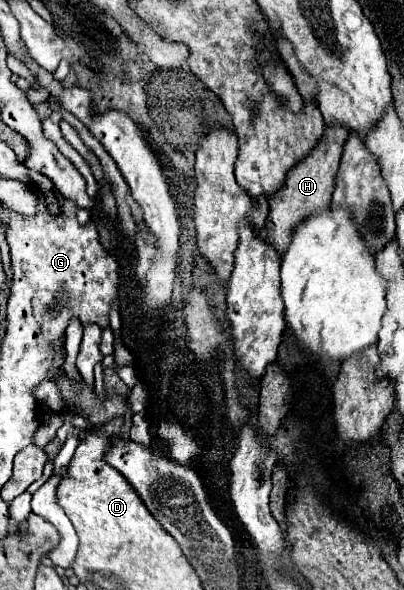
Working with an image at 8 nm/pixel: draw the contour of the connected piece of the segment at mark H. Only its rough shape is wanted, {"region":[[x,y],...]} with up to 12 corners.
{"region":[[327,124],[269,198],[267,238],[291,230],[329,204],[349,130]]}

